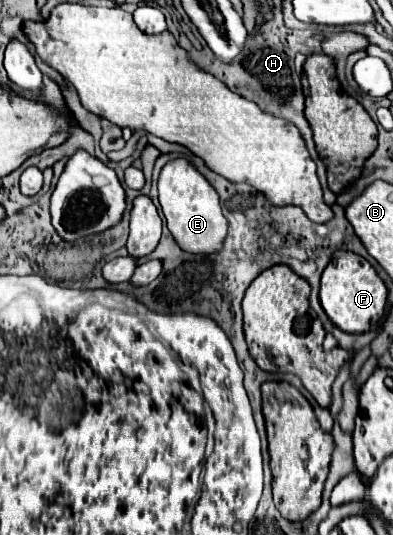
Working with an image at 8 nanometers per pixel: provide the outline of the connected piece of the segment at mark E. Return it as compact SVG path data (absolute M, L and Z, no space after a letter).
M174 159L162 169L158 191L168 231L182 251L194 255L210 255L222 251L224 239L228 235L228 221L222 215L216 189L204 179L204 175L200 175L186 159Z

